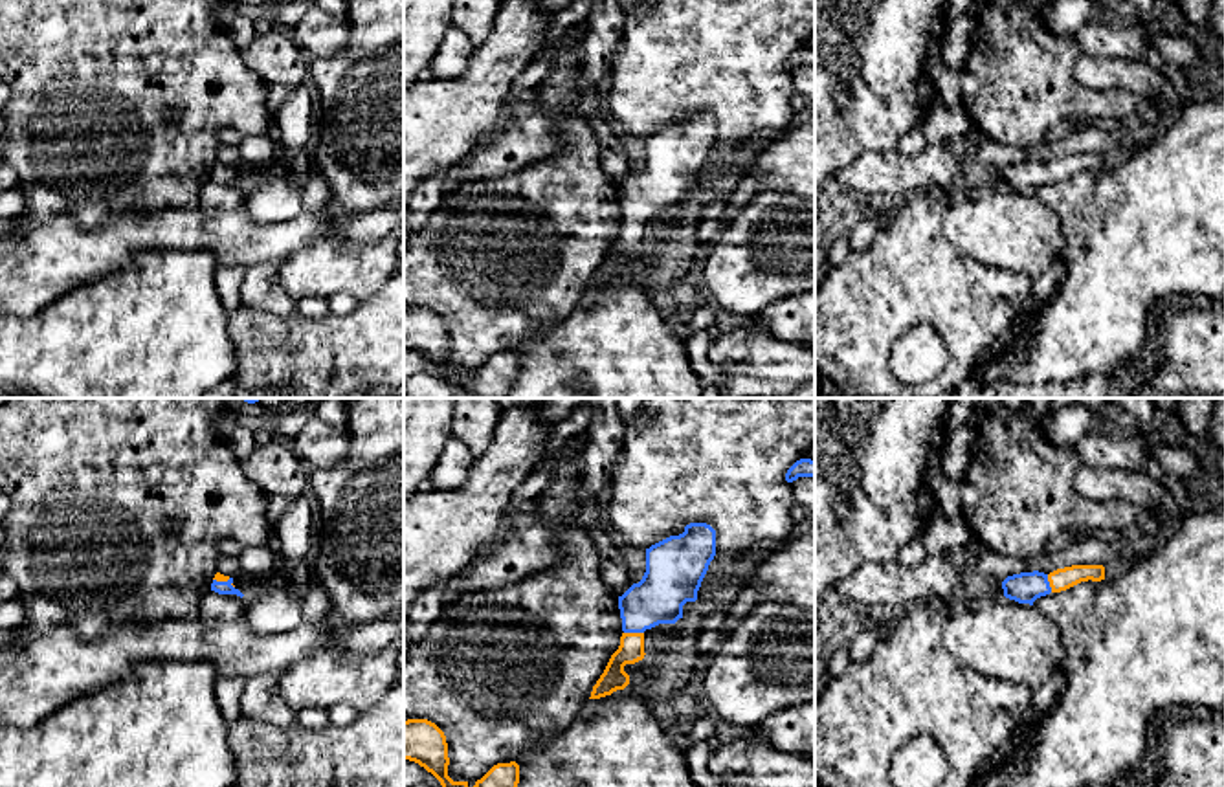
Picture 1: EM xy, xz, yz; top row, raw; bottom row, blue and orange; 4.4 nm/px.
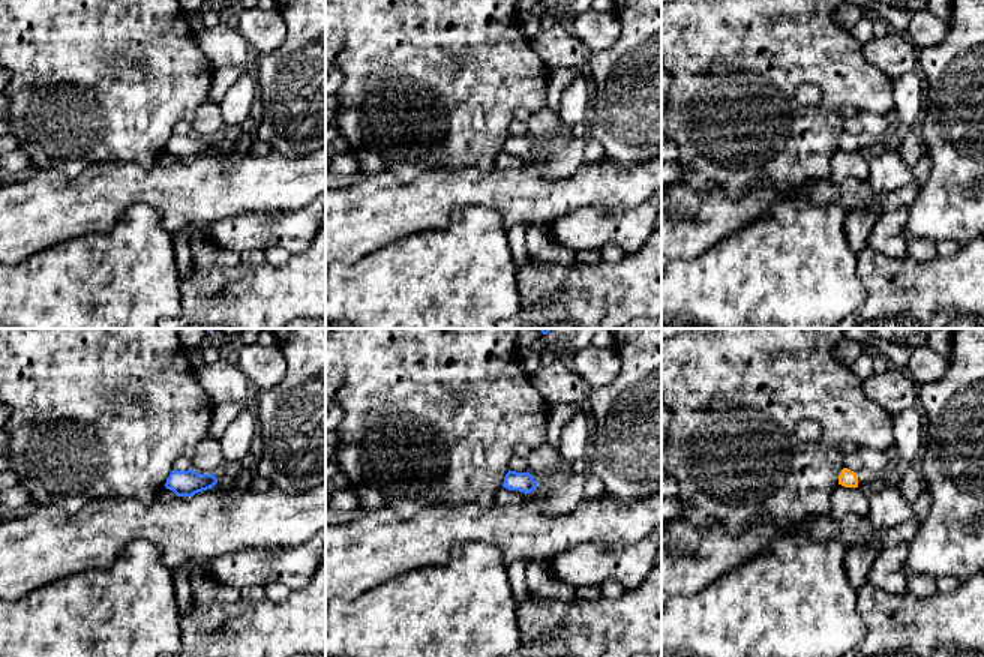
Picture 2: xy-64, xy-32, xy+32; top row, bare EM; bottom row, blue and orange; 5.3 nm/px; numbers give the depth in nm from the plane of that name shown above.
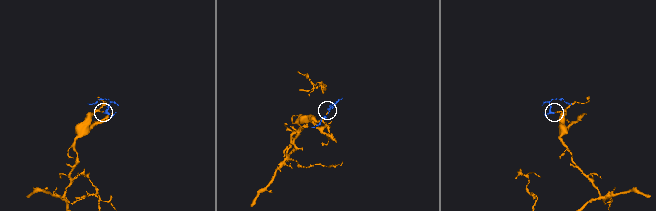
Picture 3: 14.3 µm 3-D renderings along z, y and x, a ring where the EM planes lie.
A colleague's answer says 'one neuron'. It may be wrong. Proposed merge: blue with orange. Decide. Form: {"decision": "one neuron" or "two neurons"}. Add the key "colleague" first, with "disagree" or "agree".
{"colleague": "agree", "decision": "one neuron"}

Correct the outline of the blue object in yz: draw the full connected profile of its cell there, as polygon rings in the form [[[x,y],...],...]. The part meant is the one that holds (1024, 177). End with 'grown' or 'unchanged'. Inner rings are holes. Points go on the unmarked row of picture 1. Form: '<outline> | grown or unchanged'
[[[1072,154],[1057,158],[1050,163],[1033,160],[1007,165],[1002,171],[1004,185],[1018,193],[1029,193],[1050,182],[1066,180],[1081,171],[1101,171],[1105,169],[1103,154]]] | grown

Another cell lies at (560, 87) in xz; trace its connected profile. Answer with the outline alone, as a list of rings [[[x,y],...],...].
[[[584,37],[562,48],[549,75],[534,88],[534,103],[541,108],[574,105],[582,94],[578,90],[578,72]]]

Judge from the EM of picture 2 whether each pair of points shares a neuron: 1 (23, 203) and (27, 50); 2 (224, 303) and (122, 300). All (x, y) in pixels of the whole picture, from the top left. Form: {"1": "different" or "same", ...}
{"1": "different", "2": "different"}

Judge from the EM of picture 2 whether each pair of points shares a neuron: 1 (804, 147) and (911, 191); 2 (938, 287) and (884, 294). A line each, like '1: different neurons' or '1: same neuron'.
1: different neurons
2: same neuron

